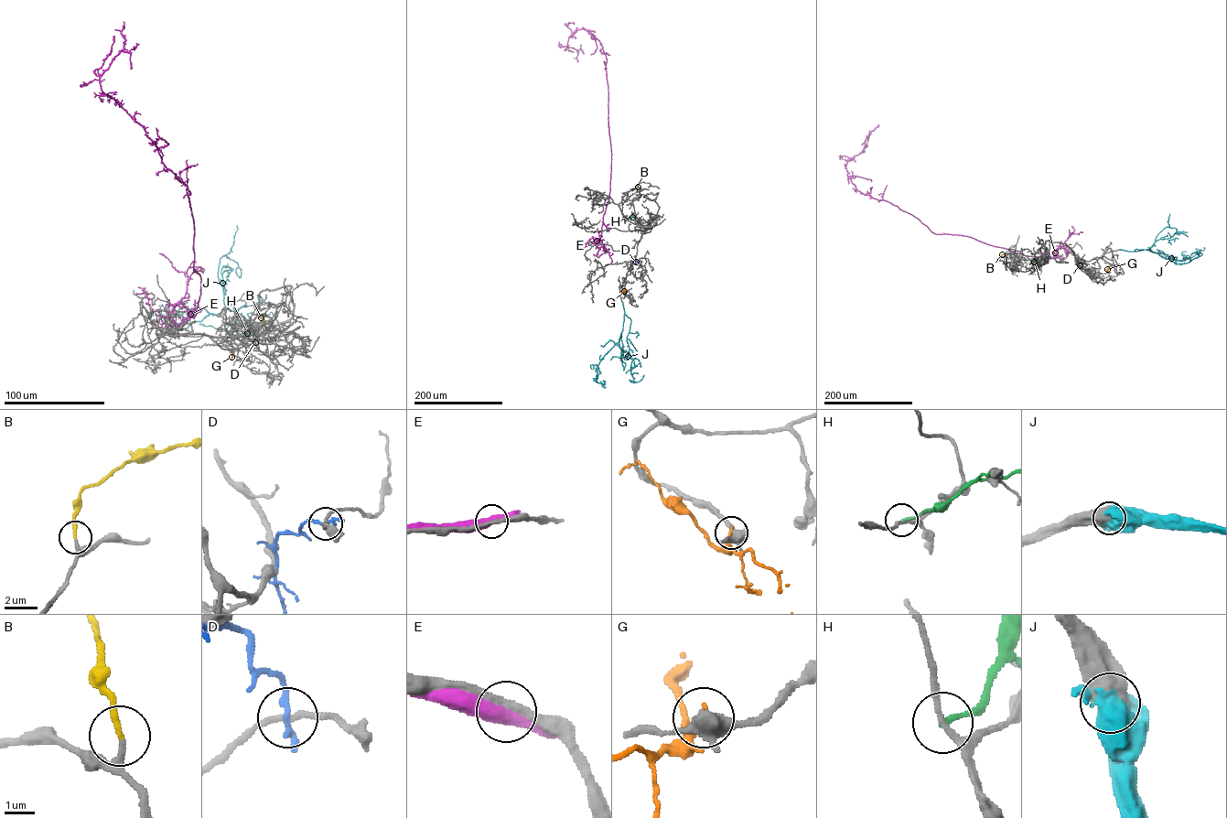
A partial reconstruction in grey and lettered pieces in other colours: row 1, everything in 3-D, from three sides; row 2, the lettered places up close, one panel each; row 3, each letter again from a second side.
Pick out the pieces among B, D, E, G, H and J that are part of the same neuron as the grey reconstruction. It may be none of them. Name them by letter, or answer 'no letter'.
B, J

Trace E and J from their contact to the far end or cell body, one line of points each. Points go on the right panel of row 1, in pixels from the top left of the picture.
E: (1062, 261), (935, 234), (897, 206), (858, 191), (846, 160), (861, 152), (878, 124)
J: (1119, 249), (1149, 250), (1176, 263), (1189, 262), (1200, 252), (1192, 253)

